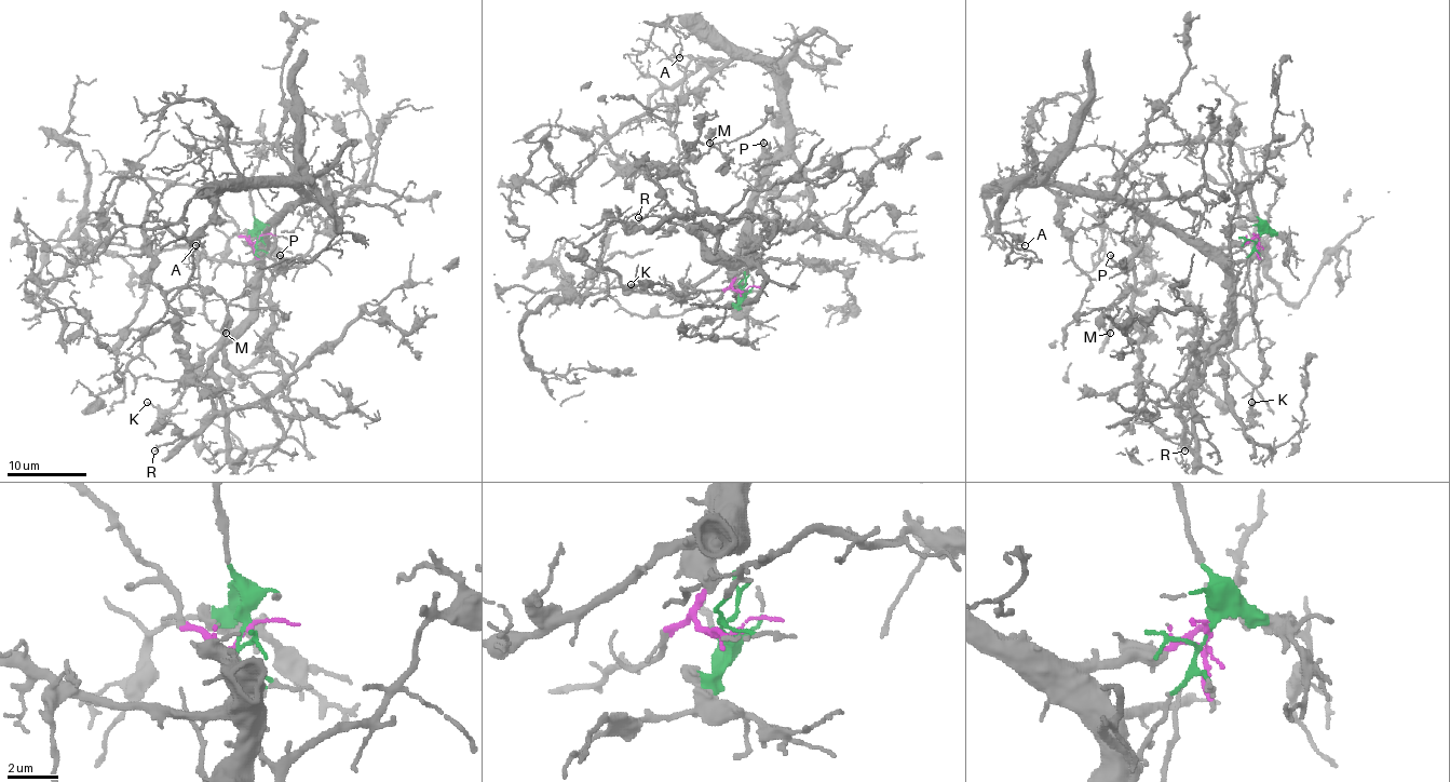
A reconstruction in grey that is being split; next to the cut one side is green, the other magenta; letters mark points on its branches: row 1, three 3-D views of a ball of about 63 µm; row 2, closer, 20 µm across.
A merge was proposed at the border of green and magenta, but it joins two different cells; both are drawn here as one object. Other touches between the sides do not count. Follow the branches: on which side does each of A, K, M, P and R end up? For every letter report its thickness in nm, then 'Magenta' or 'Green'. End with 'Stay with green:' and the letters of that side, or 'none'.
A: Thickness 120 nm. Magenta
K: Thickness 150 nm. Green
M: Thickness 150 nm. Green
P: Thickness 160 nm. Magenta
R: Thickness 150 nm. Green
Stay with green: K, M, R

